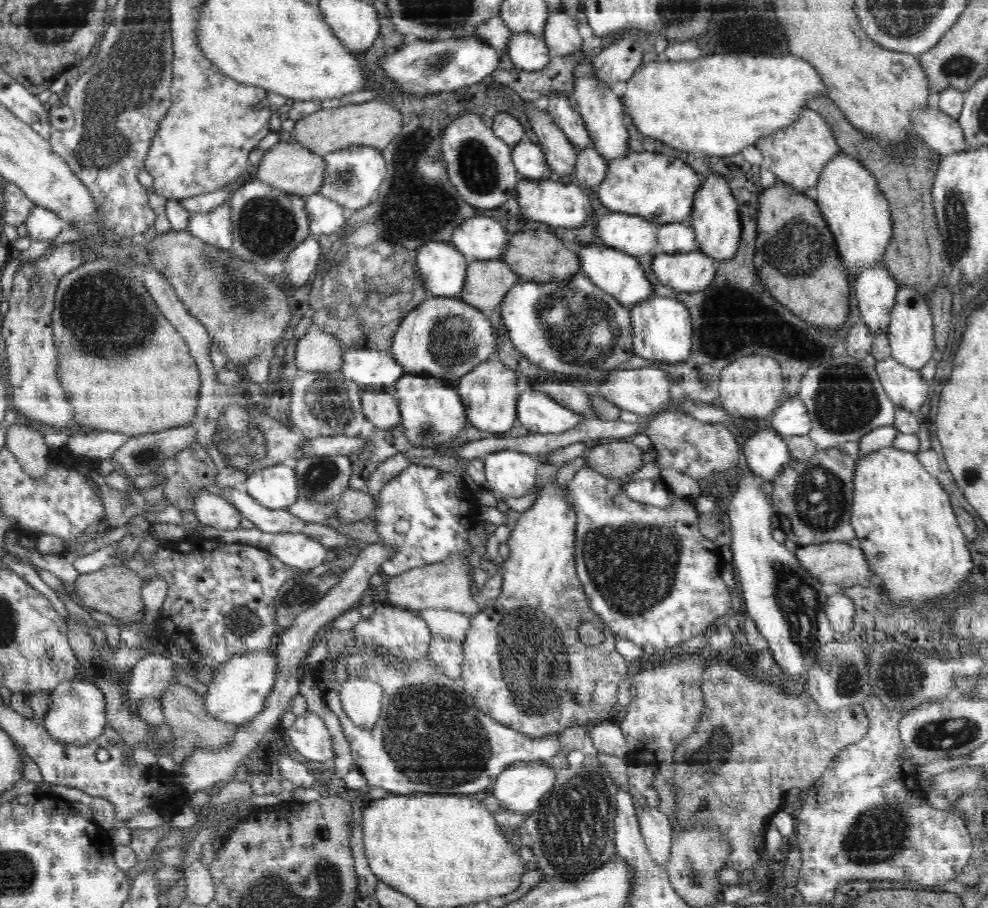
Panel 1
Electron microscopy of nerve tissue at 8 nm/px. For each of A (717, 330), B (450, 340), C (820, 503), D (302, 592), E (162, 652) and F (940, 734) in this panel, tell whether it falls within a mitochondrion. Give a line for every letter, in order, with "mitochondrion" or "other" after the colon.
A: mitochondrion
B: mitochondrion
C: mitochondrion
D: mitochondrion
E: other
F: mitochondrion

